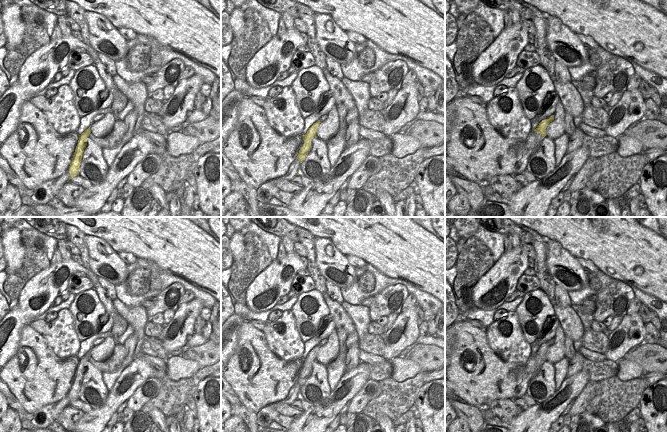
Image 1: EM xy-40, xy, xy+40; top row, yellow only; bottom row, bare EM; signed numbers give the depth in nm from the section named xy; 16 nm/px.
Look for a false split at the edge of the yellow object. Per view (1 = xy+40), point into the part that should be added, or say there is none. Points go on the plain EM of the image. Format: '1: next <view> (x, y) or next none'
1: next none

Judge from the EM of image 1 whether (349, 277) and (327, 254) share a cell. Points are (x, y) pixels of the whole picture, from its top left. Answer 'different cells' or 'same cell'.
same cell

